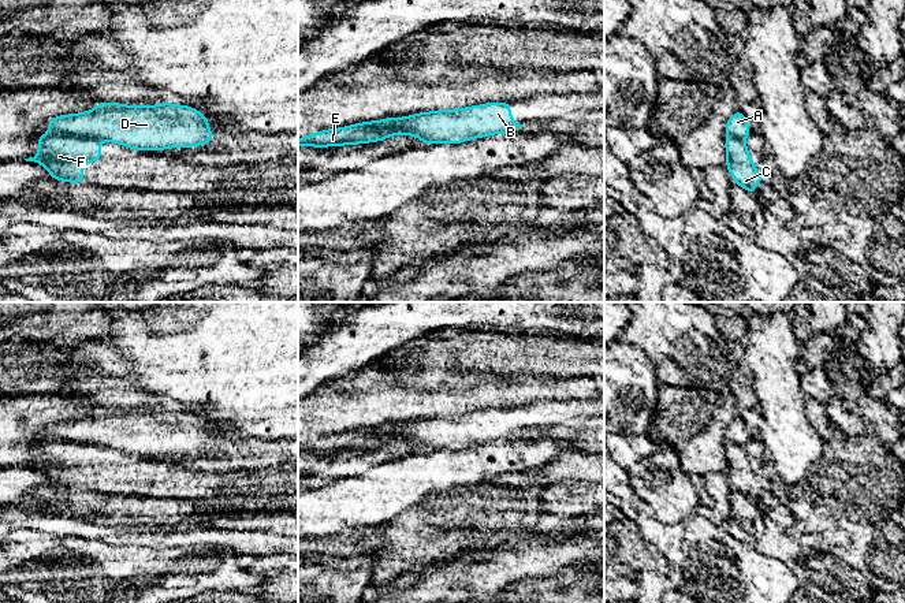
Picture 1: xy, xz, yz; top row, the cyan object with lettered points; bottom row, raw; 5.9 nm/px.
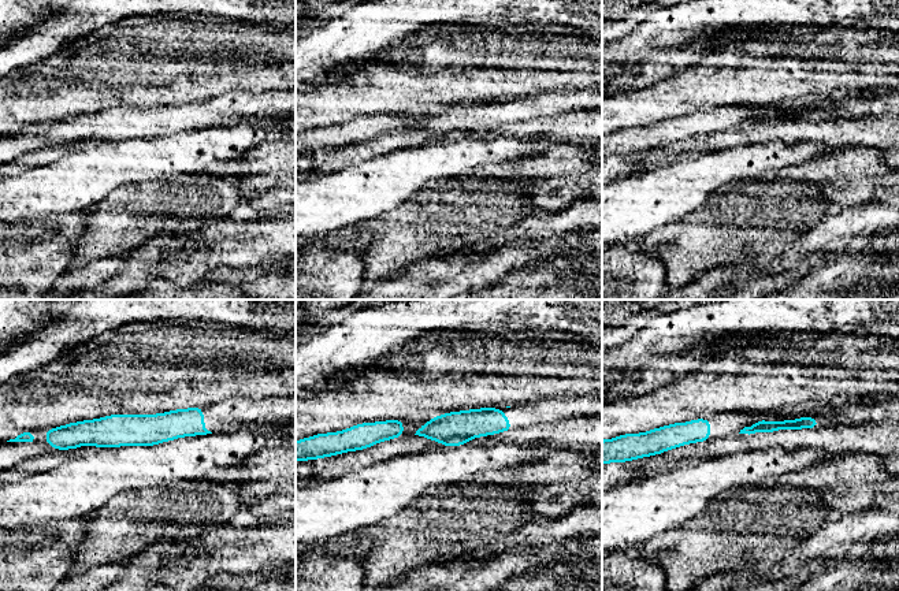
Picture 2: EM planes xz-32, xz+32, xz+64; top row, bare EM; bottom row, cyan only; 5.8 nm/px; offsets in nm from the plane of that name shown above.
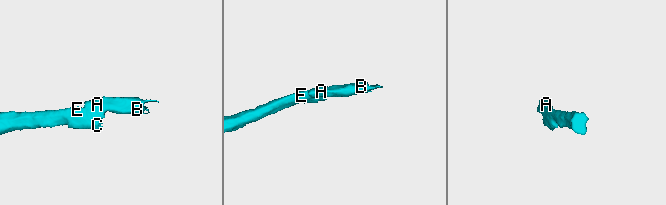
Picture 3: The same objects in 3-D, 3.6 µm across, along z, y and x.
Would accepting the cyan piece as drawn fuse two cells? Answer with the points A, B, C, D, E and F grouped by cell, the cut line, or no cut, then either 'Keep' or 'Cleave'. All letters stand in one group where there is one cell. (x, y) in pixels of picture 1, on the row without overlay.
Groups: A B D / C E F. Split along xy (52, 440), (86, 442), (100, 446). Cleave

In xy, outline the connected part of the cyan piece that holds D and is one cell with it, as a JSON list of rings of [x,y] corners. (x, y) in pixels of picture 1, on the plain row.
[[[98,409],[87,418],[52,424],[48,436],[52,442],[87,443],[135,457],[201,453],[216,444],[198,416],[172,409]]]

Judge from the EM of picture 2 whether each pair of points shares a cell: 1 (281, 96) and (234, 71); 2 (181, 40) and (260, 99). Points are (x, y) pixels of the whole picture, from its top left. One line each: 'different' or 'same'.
1: different
2: different

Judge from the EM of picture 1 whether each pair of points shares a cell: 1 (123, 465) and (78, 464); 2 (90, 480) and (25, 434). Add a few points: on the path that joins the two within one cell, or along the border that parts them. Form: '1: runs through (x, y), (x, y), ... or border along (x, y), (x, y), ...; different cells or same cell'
1: runs through (112, 465), (89, 465); same cell
2: border along (40, 440), (37, 460), (23, 465); different cells

